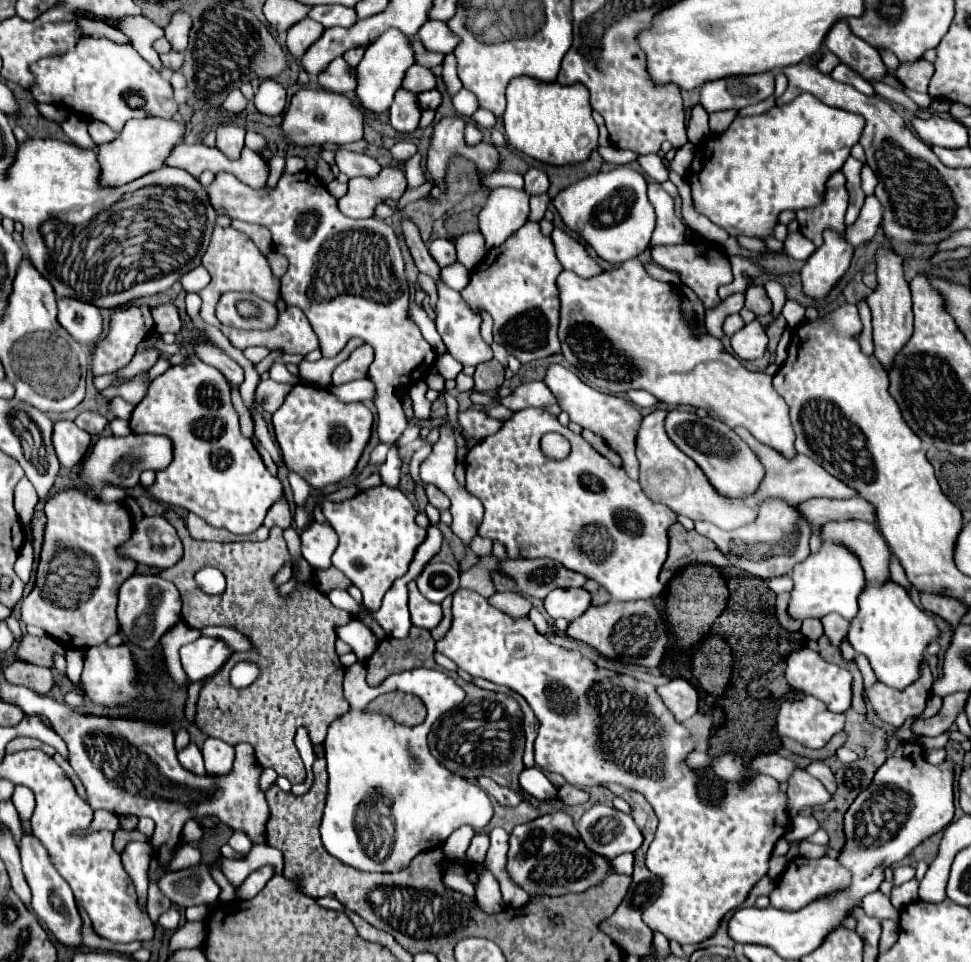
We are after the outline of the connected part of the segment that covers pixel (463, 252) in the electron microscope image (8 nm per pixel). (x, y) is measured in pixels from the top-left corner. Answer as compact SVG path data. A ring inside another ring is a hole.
M465 232L459 238L455 238L455 248L457 248L457 260L473 270L485 256L485 240L481 232Z

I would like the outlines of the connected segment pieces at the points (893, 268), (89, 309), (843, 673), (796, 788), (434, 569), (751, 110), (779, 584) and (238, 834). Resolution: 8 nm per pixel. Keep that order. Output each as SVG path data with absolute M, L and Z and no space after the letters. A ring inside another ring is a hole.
M883 242L883 246L877 252L877 280L879 280L879 286L867 298L867 306L871 308L871 314L873 314L873 342L875 342L873 356L881 362L881 366L887 372L889 366L893 366L897 352L901 352L901 346L905 346L905 342L909 342L909 338L913 334L913 312L911 312L909 284L903 278L901 256L897 256L891 250L889 242Z
M59 298L57 308L59 308L59 314L57 314L59 324L77 342L81 342L83 346L97 342L103 330L103 322L97 306L77 298Z
M805 648L801 652L793 652L787 660L785 680L791 688L819 698L831 712L845 712L851 706L851 674L841 666L825 662L815 650Z
M795 770L789 778L787 786L787 814L789 818L797 816L803 808L815 808L825 804L831 794L817 782L817 778L809 776L805 770Z
M435 562L427 564L417 578L417 588L419 592L429 598L431 602L441 604L441 600L459 588L459 572L445 564L445 562Z
M770 96L766 100L747 106L741 110L739 110L737 116L751 116L751 115L759 115L767 112L767 110L771 109L773 106L775 106L775 97Z
M783 576L783 578L773 578L773 580L767 580L767 586L774 593L789 592L793 582L789 576Z
M233 830L229 838L229 846L241 854L247 854L251 850L251 838L243 830Z

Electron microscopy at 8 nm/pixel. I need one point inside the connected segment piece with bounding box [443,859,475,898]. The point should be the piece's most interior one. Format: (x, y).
(456, 880)

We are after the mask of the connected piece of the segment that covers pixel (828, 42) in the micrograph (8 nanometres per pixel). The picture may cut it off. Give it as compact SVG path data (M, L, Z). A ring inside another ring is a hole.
M843 18L837 24L833 24L833 28L829 30L829 34L825 38L825 46L843 64L847 64L855 72L859 72L865 80L881 80L883 74L887 72L877 50L871 44L867 44L865 40L861 40L859 36L855 36L855 40L853 40L853 32L849 30L847 20L843 20Z

